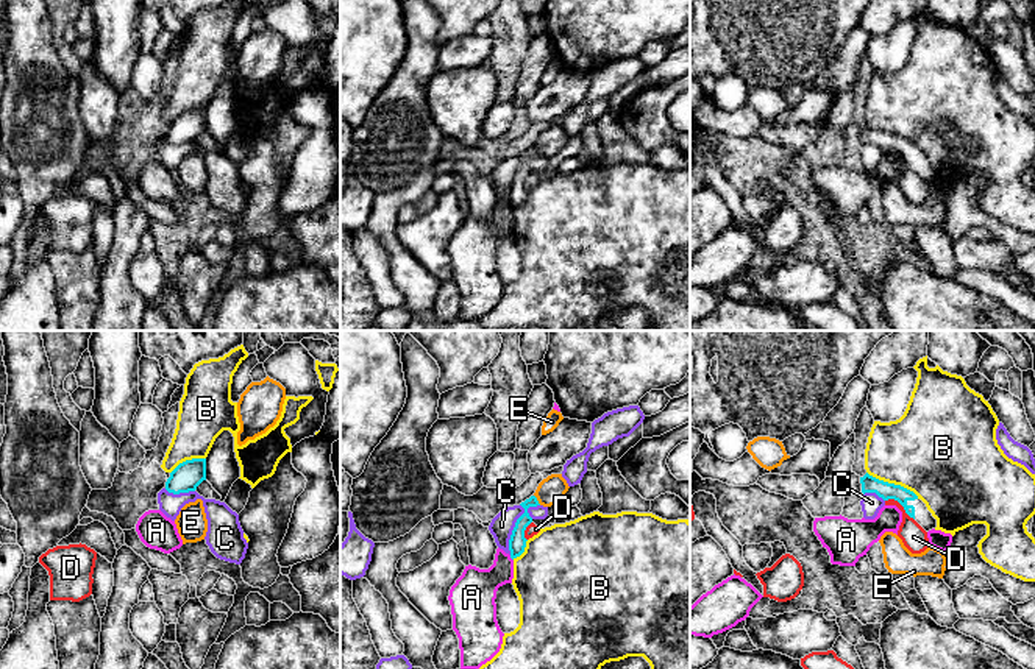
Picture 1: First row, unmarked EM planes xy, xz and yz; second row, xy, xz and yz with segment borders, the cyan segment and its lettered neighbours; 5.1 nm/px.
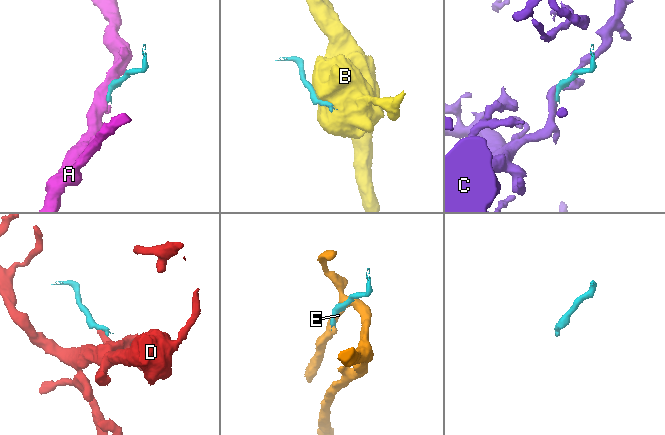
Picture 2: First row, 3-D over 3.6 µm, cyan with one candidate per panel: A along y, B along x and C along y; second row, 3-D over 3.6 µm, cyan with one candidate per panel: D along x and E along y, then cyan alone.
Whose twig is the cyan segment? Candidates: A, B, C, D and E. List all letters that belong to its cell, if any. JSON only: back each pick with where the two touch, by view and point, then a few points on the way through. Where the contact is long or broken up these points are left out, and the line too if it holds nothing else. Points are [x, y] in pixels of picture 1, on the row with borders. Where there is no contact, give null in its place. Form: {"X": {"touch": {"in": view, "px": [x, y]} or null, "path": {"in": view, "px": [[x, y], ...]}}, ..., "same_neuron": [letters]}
{"same_neuron": []}

